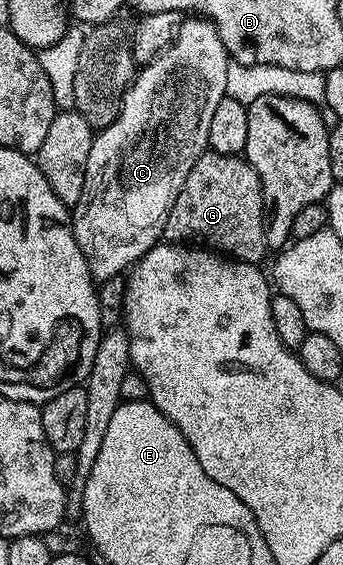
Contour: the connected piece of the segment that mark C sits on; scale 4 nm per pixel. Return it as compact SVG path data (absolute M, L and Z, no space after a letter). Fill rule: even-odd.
M201 17L183 18L176 28L176 34L171 43L162 51L159 51L135 74L134 80L130 82L130 86L122 95L116 118L95 134L92 149L88 149L88 165L84 173L84 193L80 193L80 201L72 208L74 236L88 261L90 272L94 275L95 280L101 281L108 277L122 275L127 269L133 268L134 264L142 256L148 254L153 247L158 246L163 238L168 213L172 213L172 205L178 194L184 189L184 181L188 177L188 173L192 173L192 165L196 165L196 161L208 150L208 129L212 122L212 113L215 111L216 105L220 105L220 101L227 98L226 82L228 81L228 65L230 62L224 41L220 41L218 30L214 28L209 19Z

